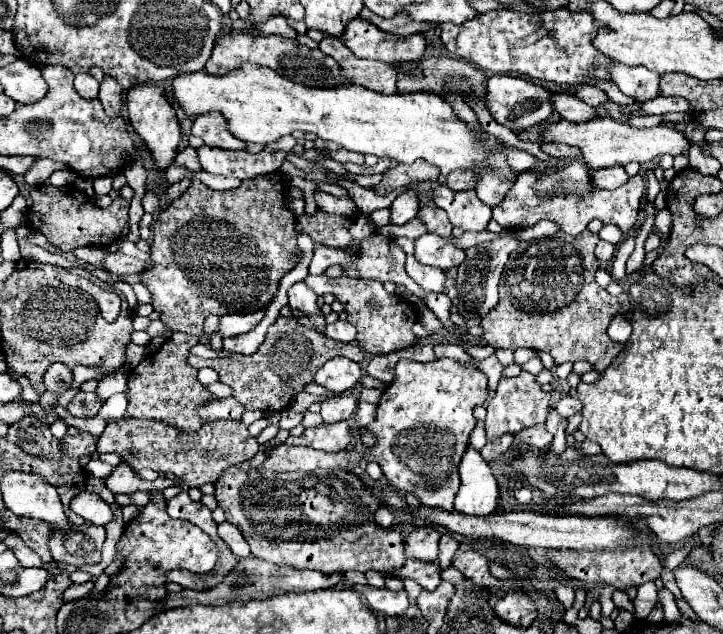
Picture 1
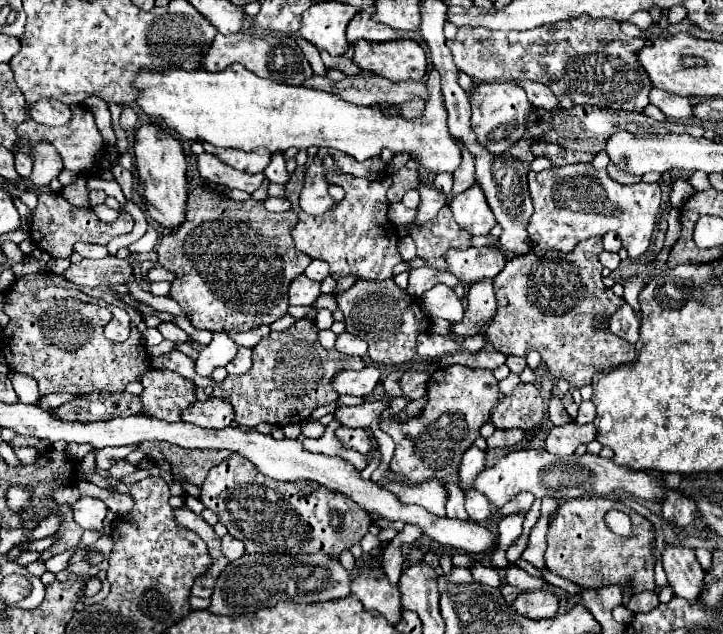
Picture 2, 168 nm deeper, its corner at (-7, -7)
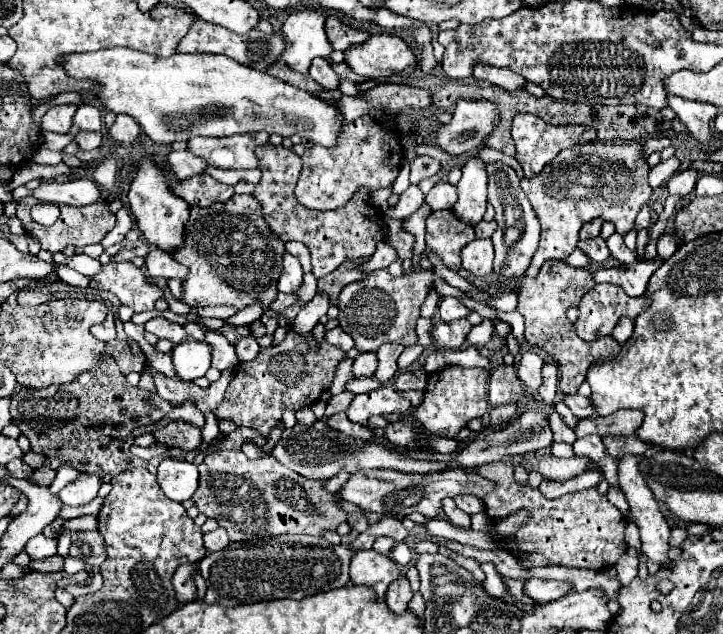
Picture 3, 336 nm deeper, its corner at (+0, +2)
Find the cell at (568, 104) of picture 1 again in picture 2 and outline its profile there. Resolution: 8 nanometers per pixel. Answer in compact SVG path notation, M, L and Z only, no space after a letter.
M515 79L515 85L519 85L525 93L529 103L533 103L533 107L537 109L545 109L545 111L555 111L559 109L557 105L557 97L549 91L549 87L545 87L543 83L537 81L529 81L529 79Z

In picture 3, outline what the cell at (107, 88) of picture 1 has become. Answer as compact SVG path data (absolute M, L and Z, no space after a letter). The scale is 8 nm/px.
M118 114L114 126L110 128L110 136L114 140L118 140L120 144L134 142L138 138L138 134L140 134L140 126L126 114Z

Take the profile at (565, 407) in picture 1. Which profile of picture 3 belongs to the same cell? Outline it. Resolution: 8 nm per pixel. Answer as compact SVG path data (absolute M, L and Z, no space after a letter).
M566 396L564 398L564 402L566 402L566 406L572 410L572 414L576 416L576 418L590 418L590 416L594 416L594 408L590 406L590 400L588 398L584 398L584 396Z

